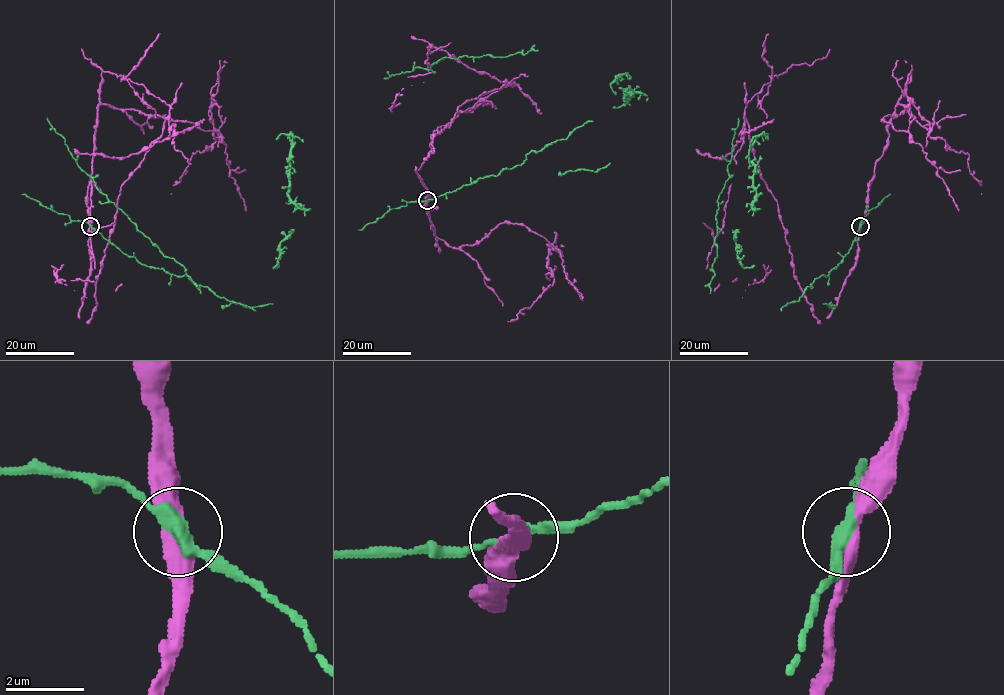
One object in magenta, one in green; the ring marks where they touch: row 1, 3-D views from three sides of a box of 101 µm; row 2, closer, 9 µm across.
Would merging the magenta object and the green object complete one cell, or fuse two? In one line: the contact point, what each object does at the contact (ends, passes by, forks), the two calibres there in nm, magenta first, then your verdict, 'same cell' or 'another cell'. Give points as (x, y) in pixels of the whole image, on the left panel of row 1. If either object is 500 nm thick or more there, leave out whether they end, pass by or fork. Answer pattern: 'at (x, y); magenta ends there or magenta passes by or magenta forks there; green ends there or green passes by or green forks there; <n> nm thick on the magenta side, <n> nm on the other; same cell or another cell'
at (90, 226); magenta passes by; green passes by; 400 nm thick on the magenta side, 340 nm on the other; another cell

